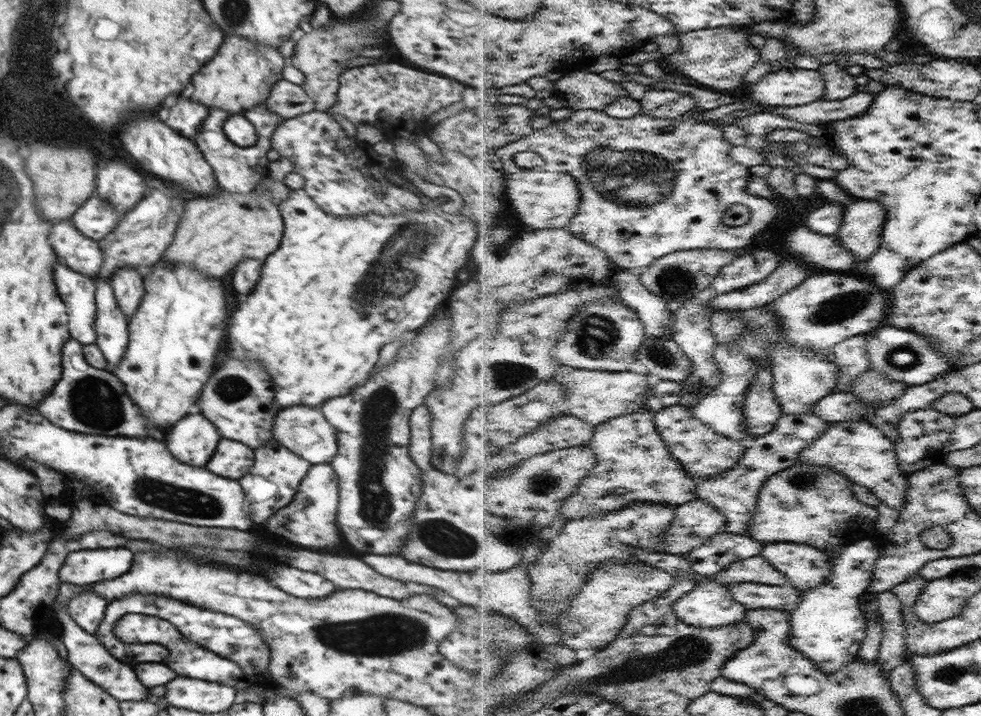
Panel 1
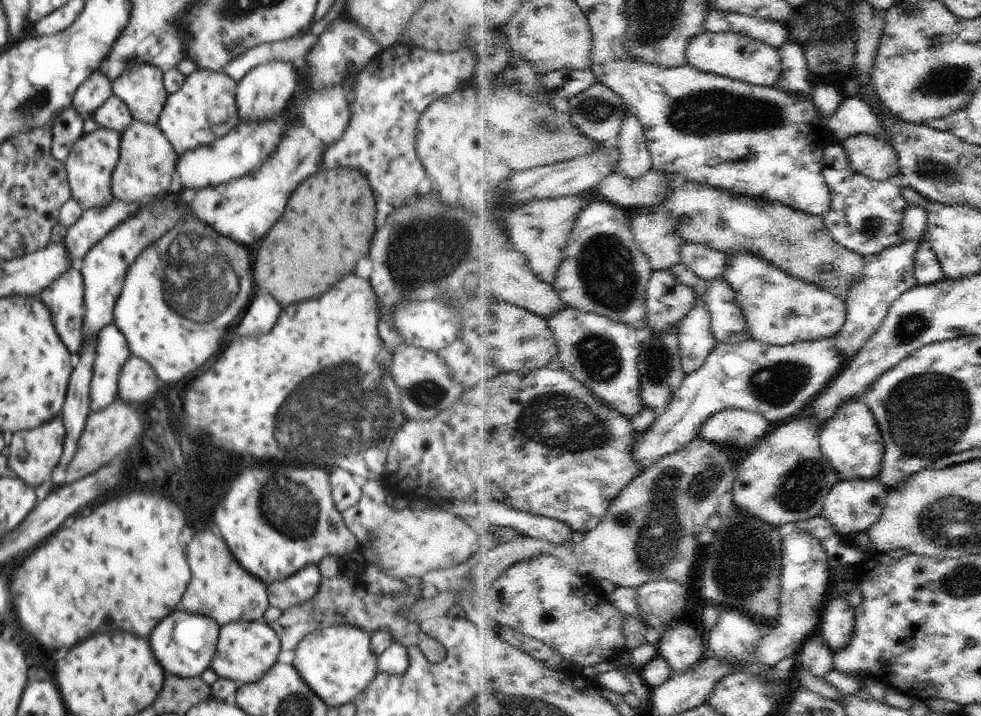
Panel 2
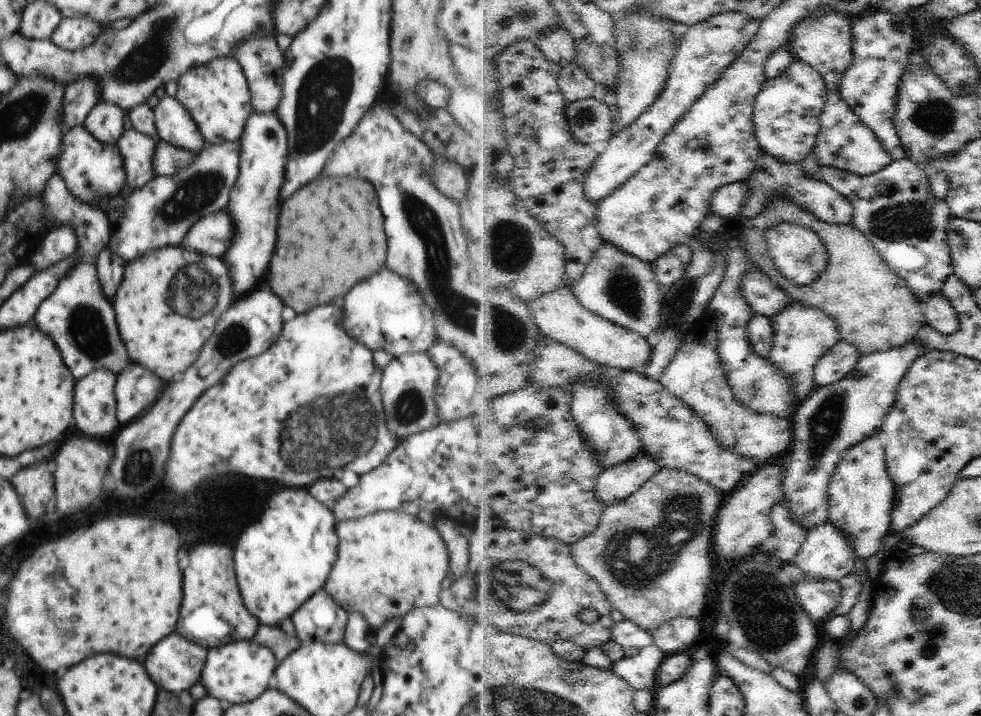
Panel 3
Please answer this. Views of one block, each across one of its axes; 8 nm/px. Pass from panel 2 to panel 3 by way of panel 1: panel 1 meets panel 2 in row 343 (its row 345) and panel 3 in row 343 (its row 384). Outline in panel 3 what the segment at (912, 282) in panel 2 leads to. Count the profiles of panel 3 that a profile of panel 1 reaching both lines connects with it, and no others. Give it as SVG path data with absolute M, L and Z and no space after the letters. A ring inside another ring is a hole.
M841 341L829 351L818 364L816 382L818 387L828 387L845 380L861 364L862 352L858 346Z

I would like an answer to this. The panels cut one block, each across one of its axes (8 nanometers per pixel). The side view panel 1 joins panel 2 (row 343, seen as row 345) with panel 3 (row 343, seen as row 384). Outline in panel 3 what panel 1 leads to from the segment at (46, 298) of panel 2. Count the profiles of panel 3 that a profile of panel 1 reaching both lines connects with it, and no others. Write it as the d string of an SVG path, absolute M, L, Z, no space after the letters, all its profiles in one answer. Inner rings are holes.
M92 259L78 261L59 281L52 296L48 296L37 309L33 321L38 330L48 334L60 348L62 359L75 381L98 368L112 370L116 376L132 362L119 336L113 302L105 296L97 267Z

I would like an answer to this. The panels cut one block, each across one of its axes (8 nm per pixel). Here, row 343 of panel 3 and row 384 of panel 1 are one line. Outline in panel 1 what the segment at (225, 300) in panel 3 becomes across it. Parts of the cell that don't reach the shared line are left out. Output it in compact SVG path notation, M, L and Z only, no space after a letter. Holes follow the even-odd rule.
M164 259L148 267L142 277L144 296L134 317L128 320L129 343L113 374L122 382L132 402L140 408L140 414L152 426L166 430L170 424L176 424L180 418L190 414L204 384L216 368L218 348L226 338L226 324L230 319L224 294L226 290L218 278L206 276L206 273L186 263L168 263Z

